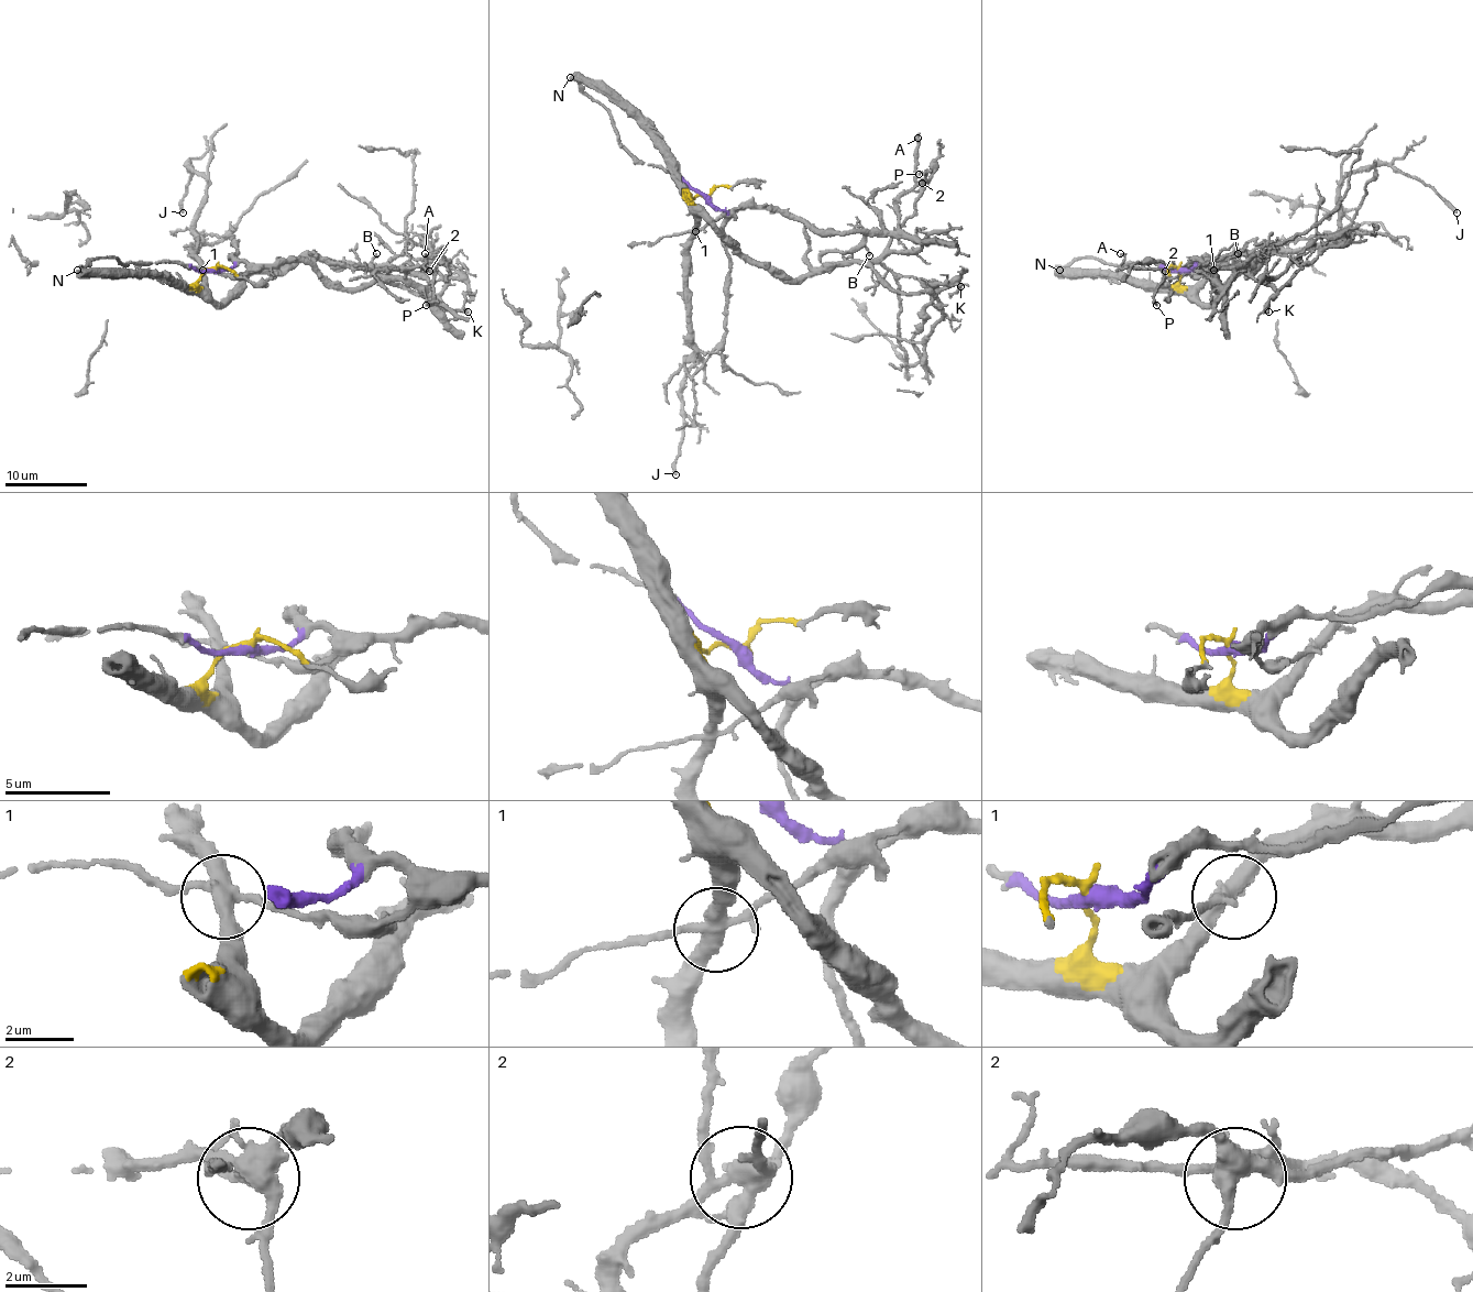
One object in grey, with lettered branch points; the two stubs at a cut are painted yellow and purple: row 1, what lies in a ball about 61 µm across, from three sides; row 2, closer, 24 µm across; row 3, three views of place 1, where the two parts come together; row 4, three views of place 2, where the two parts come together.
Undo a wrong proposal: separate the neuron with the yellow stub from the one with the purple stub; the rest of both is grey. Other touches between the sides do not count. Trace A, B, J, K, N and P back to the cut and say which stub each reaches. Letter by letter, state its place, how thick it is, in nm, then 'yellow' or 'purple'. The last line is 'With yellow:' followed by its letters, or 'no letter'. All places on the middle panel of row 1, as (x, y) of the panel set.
A: (918, 138) | 130 nm | purple
B: (869, 255) | 150 nm | purple
J: (675, 474) | 280 nm | yellow
K: (960, 286) | 260 nm | yellow
N: (570, 77) | 500 nm | yellow
P: (919, 174) | 110 nm | purple
With yellow: J, K, N

